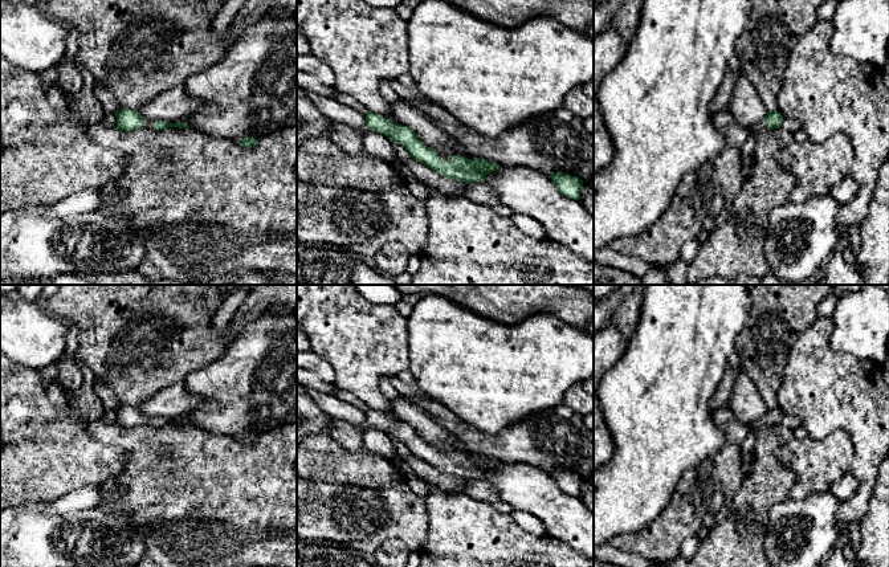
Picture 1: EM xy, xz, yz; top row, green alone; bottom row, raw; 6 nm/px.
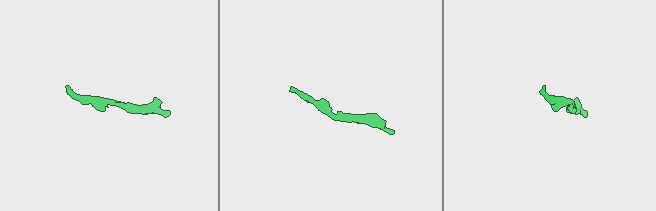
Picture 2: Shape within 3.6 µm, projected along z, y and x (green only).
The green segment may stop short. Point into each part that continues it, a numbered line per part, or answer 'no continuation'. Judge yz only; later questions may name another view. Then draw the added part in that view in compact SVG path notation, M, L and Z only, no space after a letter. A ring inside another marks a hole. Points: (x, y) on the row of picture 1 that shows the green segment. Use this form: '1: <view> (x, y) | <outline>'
1: yz (747, 147) | M763 121L755 123L754 126L750 127L750 135L741 147L741 151L742 151L743 155L750 156L751 159L754 158L757 134L763 129L767 129L767 125Z

